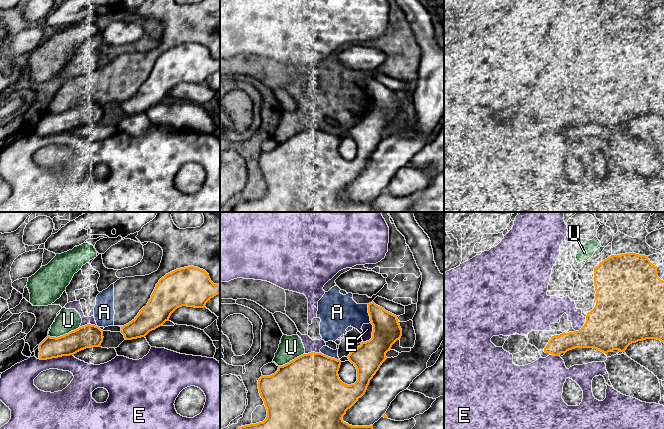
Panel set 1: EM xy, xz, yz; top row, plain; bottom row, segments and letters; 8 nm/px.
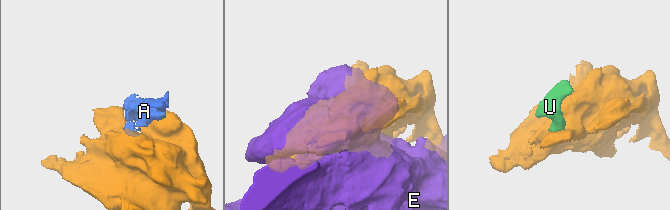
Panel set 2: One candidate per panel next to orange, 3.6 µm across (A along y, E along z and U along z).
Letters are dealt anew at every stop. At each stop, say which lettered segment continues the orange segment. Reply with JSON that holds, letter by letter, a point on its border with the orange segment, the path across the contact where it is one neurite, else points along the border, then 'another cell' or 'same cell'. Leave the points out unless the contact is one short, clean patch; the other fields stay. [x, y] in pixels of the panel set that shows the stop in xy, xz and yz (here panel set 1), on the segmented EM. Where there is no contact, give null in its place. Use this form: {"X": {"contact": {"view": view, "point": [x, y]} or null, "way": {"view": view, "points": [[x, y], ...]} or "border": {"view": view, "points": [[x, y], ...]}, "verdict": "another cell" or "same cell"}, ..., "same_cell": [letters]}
{"A": {"contact": {"view": "xz", "point": [368, 312]}, "verdict": "another cell"}, "E": {"contact": {"view": "xy", "point": [55, 357]}, "verdict": "another cell"}, "U": {"contact": {"view": "xy", "point": [63, 335]}, "border": {"view": "xy", "points": [[79, 326], [56, 337], [48, 336]]}, "verdict": "another cell"}, "same_cell": []}

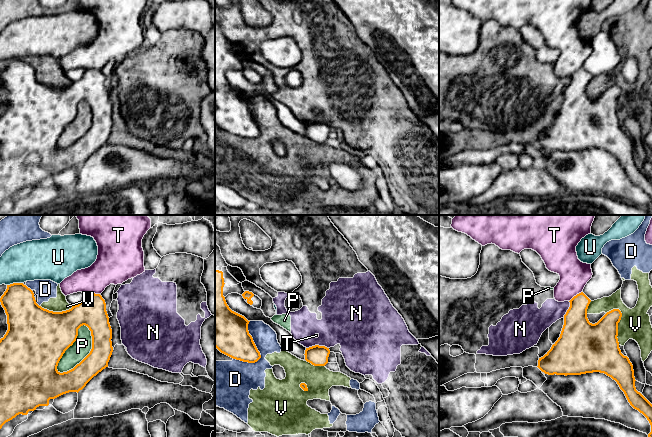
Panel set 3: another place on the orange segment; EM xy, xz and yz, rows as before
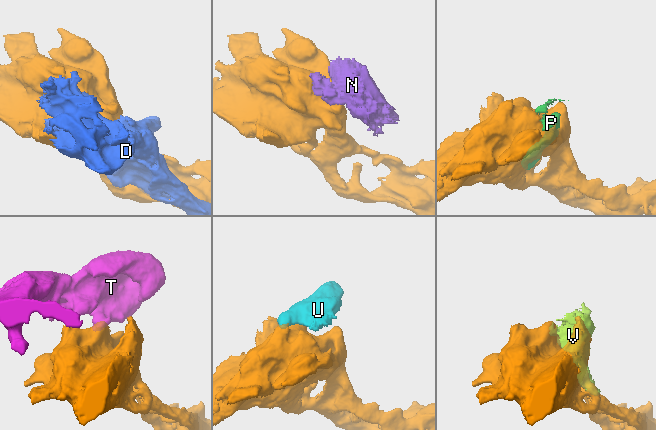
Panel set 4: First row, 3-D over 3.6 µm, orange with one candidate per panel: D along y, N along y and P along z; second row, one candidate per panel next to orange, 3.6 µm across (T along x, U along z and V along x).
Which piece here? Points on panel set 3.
{"D": {"contact": {"view": "xz", "point": [251, 337]}, "verdict": "another cell"}, "N": {"contact": {"view": "xz", "point": [317, 345]}, "verdict": "another cell"}, "P": {"contact": {"view": "xy", "point": [69, 346]}, "verdict": "another cell"}, "T": {"contact": {"view": "xy", "point": [92, 293]}, "way": {"view": "xy", "points": [[91, 311], [92, 293], [92, 285], [109, 268]]}, "verdict": "same cell"}, "U": {"contact": {"view": "xy", "point": [14, 283]}, "verdict": "another cell"}, "V": {"contact": {"view": "yz", "point": [617, 324]}, "verdict": "another cell"}, "same_cell": ["T"]}

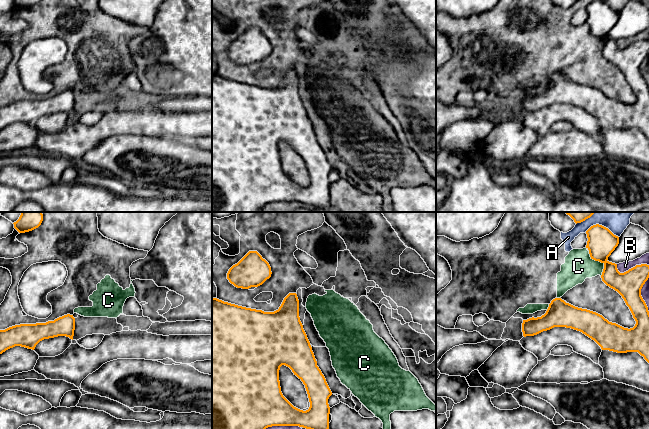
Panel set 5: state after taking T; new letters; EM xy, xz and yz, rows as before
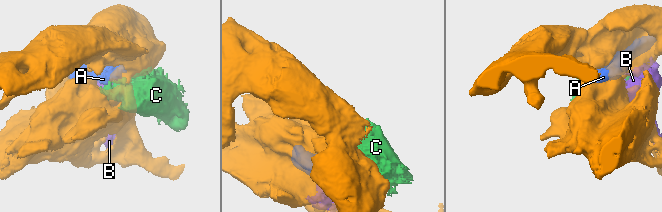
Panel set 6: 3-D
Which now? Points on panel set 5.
{"A": {"contact": {"view": "yz", "point": [601, 225]}, "verdict": "another cell"}, "B": {"contact": {"view": "yz", "point": [633, 267]}, "verdict": "another cell"}, "C": {"contact": {"view": "yz", "point": [600, 261]}, "verdict": "another cell"}, "same_cell": []}

